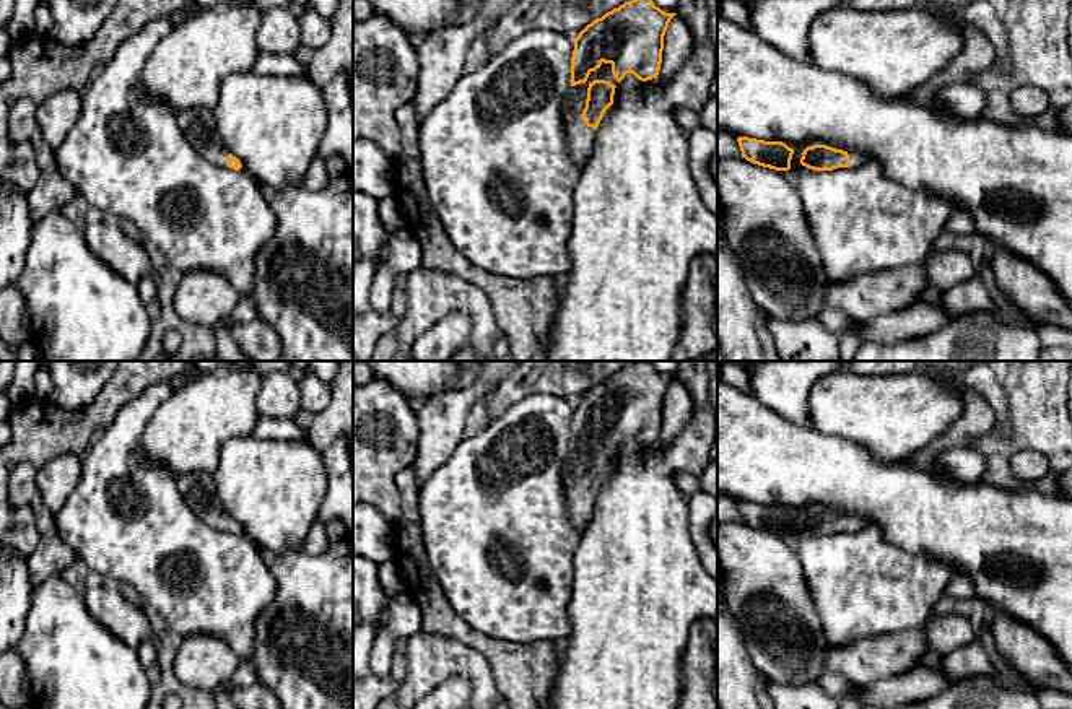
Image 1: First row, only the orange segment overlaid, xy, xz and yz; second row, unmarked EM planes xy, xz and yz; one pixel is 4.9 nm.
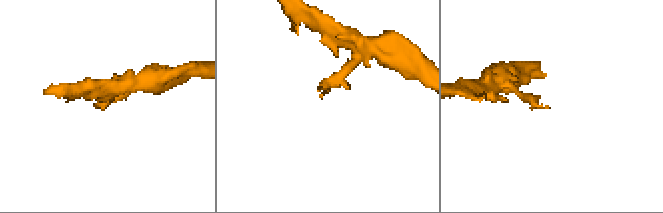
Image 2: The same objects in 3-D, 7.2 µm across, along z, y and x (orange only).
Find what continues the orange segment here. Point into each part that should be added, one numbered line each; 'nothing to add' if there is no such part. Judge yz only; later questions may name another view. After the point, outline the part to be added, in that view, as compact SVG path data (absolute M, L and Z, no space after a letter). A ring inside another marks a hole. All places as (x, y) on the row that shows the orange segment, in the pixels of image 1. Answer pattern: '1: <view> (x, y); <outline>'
1: yz (856, 158); M848 151L849 154L849 167L857 167L867 161L867 154L862 154L859 151Z

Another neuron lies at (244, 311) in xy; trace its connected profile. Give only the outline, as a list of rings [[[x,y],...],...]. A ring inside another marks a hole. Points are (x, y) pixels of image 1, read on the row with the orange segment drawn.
[[[242,296],[233,312],[228,315],[226,320],[223,320],[220,325],[231,328],[236,324],[251,322],[257,315],[257,307],[254,301],[249,296]]]

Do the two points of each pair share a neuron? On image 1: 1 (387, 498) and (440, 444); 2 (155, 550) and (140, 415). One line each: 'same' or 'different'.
1: different
2: same

